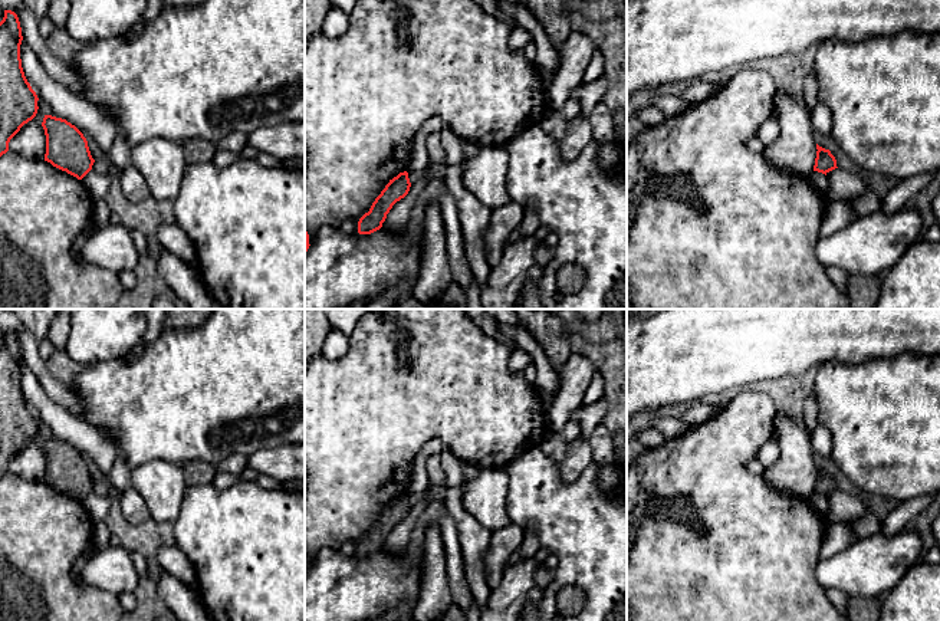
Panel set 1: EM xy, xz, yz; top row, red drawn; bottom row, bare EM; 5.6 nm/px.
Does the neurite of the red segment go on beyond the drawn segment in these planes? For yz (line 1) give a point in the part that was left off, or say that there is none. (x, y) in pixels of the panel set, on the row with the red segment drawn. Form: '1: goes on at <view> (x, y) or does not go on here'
1: does not go on here

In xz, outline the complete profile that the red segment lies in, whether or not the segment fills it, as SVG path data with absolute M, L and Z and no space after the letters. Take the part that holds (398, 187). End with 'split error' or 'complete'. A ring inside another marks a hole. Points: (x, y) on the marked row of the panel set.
M407 171L400 172L397 177L390 180L390 183L372 203L369 211L359 218L358 233L371 234L379 230L392 206L408 194L410 187L411 183Z; complete

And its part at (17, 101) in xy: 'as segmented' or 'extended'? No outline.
as segmented

